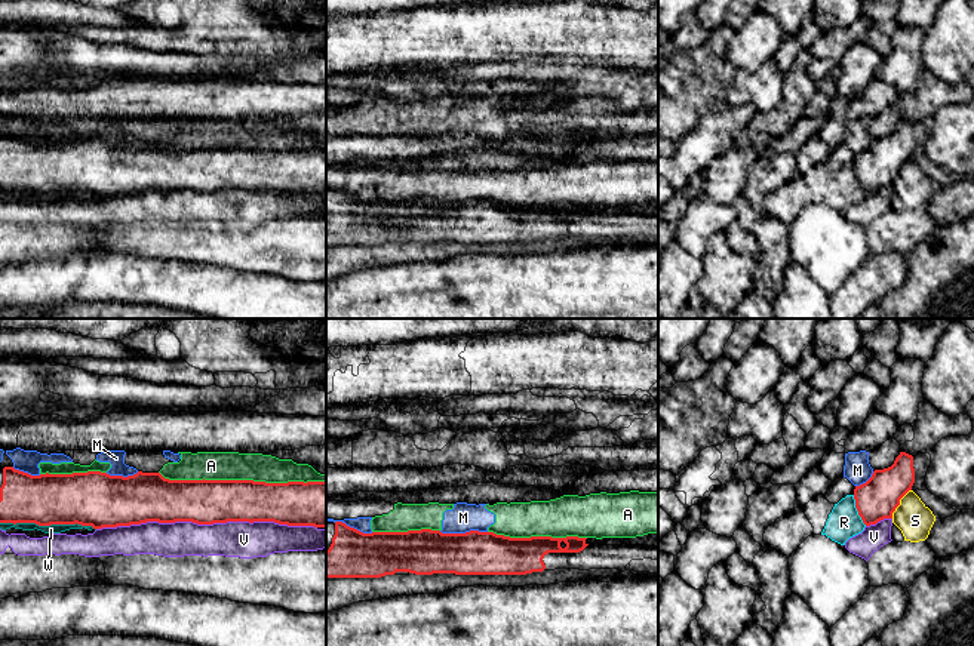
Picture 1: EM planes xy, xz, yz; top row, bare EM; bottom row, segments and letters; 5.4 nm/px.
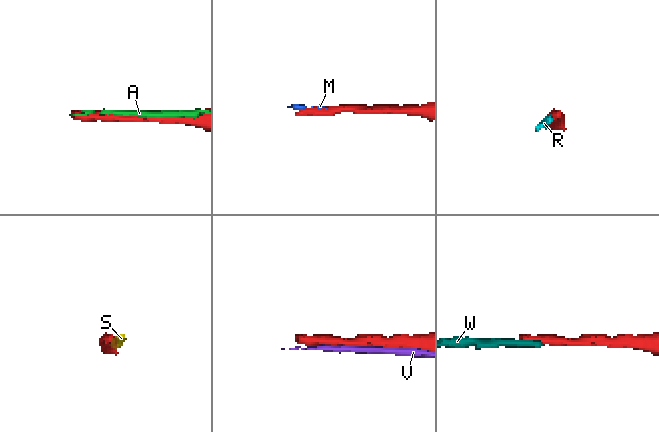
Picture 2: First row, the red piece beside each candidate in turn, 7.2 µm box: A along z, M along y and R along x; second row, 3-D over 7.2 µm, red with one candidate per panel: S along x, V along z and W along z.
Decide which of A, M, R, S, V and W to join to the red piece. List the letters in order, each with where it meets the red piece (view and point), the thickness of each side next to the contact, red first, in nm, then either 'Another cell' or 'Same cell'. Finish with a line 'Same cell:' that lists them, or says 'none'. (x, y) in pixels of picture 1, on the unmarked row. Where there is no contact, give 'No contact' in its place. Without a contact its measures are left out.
A: Touches red at xy (242, 148). Thickness 240 nm (red) against 160 nm. Another cell
M: Touches red at xz (463, 202). Thickness 240 nm (red) against 160 nm. Another cell
R: Touches red at yz (857, 178). Thickness 220 nm (red) against 180 nm. Another cell
S: Touches red at yz (899, 172). Thickness 220 nm (red) against 190 nm. Another cell
V: Touches red at xy (206, 191). Thickness 240 nm (red) against 200 nm. Another cell
W: Touches red at xy (48, 193). Thickness 280 nm (red) against 50 nm. Another cell
Same cell: none

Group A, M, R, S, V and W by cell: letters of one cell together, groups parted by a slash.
A M / R W / S / V

